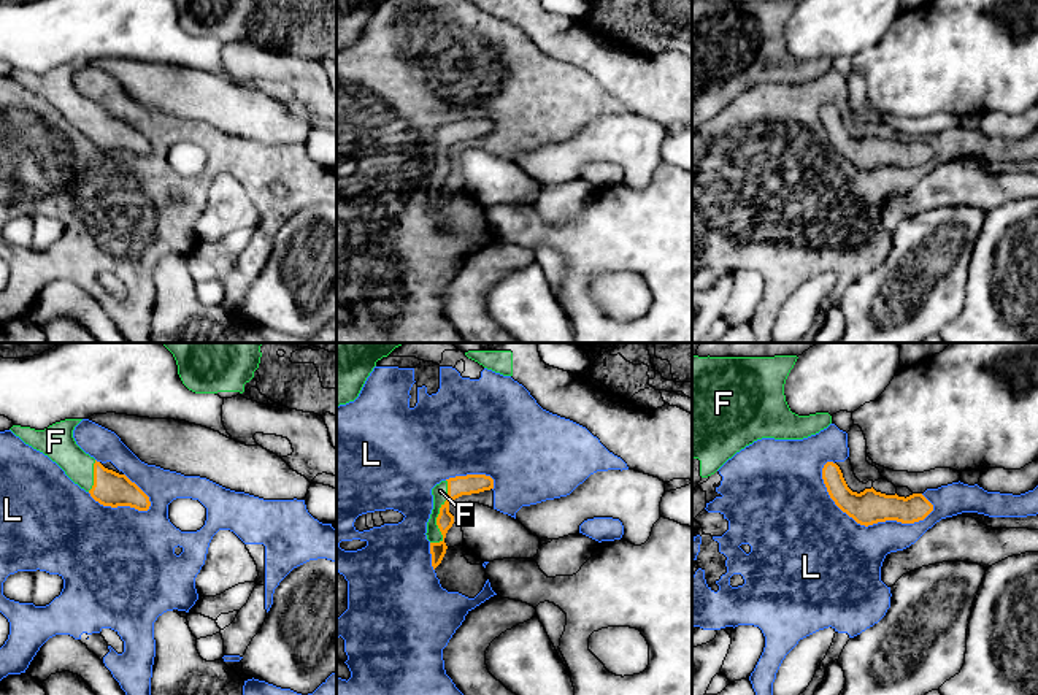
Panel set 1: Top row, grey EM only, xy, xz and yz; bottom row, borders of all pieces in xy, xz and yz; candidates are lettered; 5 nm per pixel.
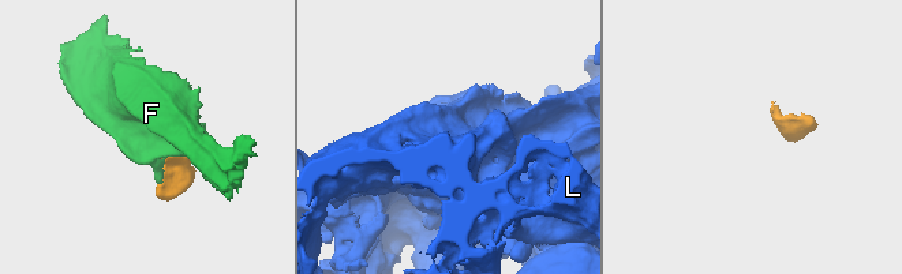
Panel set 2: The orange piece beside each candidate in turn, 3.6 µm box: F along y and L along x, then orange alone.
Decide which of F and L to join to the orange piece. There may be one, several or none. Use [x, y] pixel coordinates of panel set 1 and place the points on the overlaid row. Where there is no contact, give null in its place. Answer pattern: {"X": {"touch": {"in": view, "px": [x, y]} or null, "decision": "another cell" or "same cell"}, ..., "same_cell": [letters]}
{"F": {"touch": {"in": "xz", "px": [438, 514]}, "decision": "same cell"}, "L": {"touch": {"in": "yz", "px": [865, 526]}, "decision": "another cell"}, "same_cell": ["F"]}

